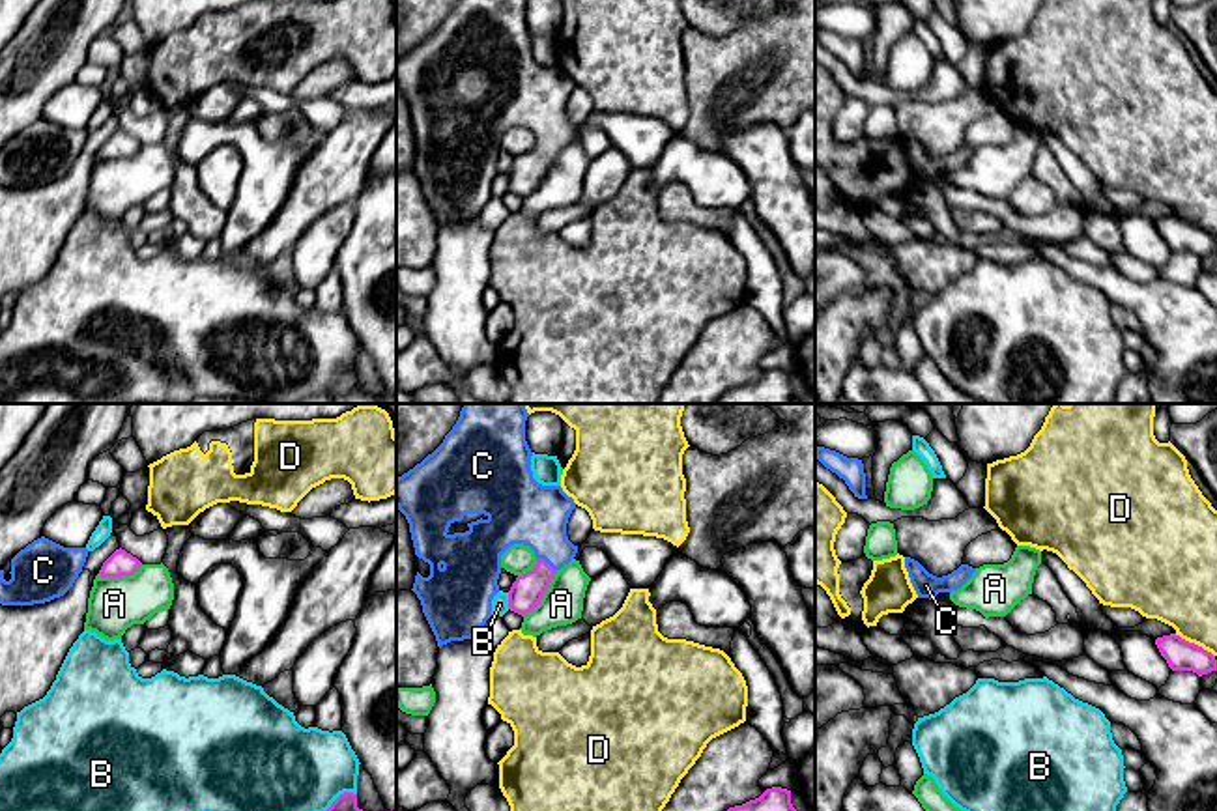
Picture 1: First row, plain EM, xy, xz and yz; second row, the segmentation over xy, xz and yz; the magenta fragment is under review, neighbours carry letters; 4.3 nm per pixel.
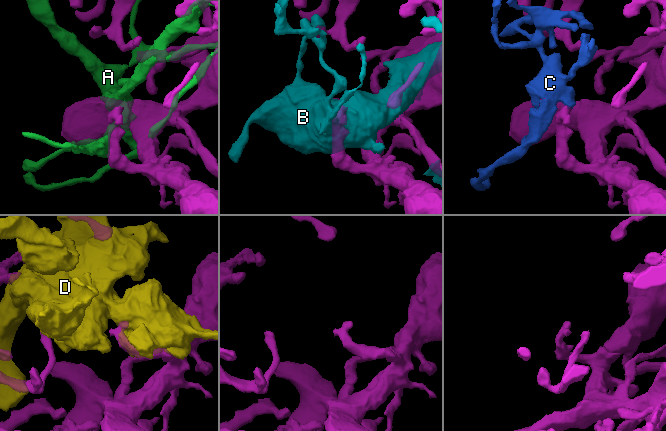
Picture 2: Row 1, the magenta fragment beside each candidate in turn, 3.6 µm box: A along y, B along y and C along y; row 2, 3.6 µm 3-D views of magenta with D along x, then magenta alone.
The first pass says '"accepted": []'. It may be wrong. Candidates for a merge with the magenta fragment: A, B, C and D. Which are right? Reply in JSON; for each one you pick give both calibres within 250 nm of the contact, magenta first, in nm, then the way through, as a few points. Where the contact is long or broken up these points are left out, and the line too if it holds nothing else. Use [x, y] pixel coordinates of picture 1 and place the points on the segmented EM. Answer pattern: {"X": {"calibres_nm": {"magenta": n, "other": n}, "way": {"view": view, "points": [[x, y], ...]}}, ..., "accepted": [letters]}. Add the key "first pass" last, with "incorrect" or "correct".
{"C": {"calibres_nm": {"magenta": 140, "other": 280}, "way": {"view": "xz", "points": [[526, 593], [543, 574], [544, 561], [544, 535], [520, 511]]}}, "accepted": ["C"], "first pass": "incorrect"}

